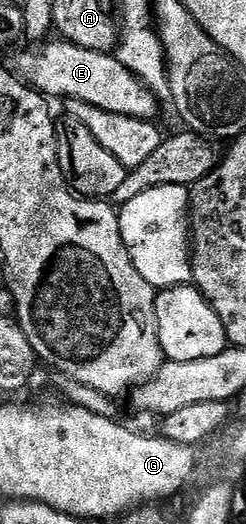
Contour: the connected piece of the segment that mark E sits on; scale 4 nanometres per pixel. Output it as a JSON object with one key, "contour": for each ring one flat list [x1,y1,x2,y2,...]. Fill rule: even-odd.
{"contour":[[55,39,47,44,39,47,44,49,39,49,36,53,21,54,19,69,17,68,18,76,44,97,63,97,67,101,89,103,93,107,101,107,101,111,142,121,155,121,158,118,160,102,155,94,125,68,118,56,89,51,62,39]]}

